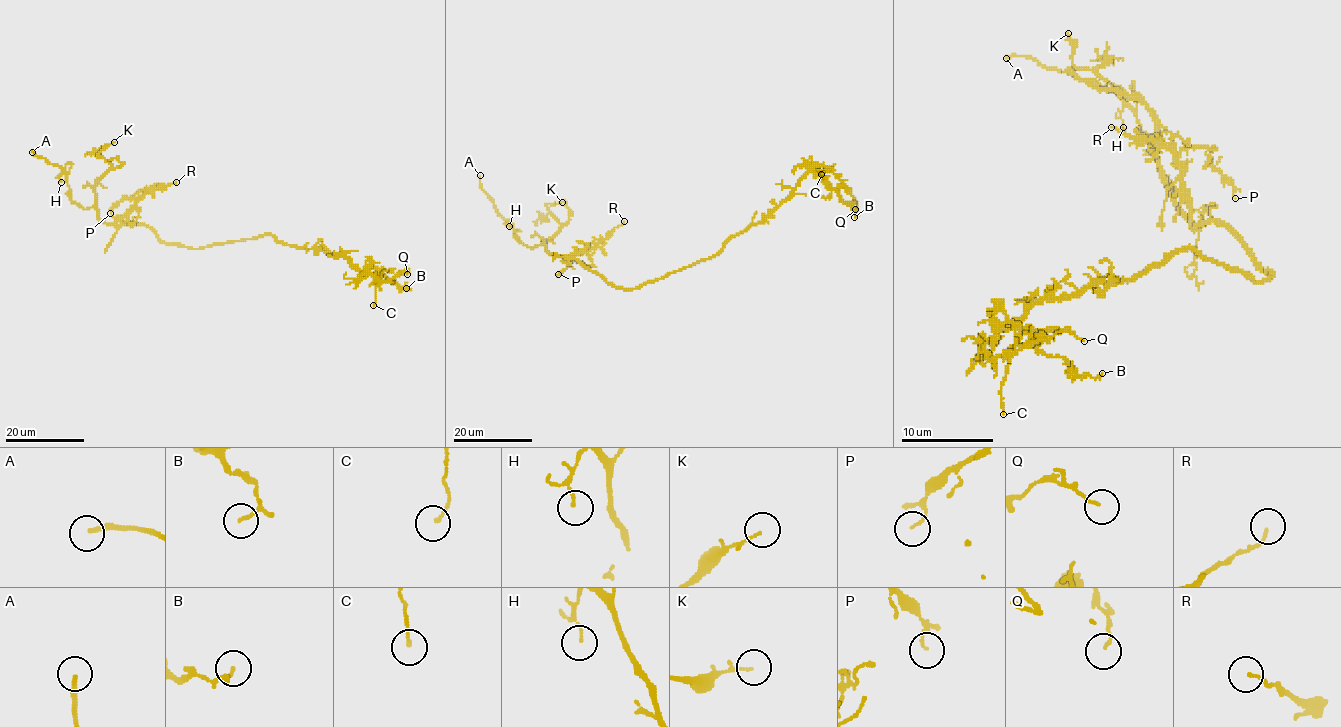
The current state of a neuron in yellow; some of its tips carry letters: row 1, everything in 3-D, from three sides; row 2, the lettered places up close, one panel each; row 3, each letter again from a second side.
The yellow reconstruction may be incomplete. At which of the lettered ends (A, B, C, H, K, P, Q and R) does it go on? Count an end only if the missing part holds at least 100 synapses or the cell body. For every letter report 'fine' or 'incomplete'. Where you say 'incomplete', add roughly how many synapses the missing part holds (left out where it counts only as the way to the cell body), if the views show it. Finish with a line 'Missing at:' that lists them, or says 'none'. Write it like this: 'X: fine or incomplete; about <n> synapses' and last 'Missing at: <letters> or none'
A: incomplete
B: fine
C: fine
H: fine
K: fine
P: fine
Q: fine
R: fine
Missing at: A

